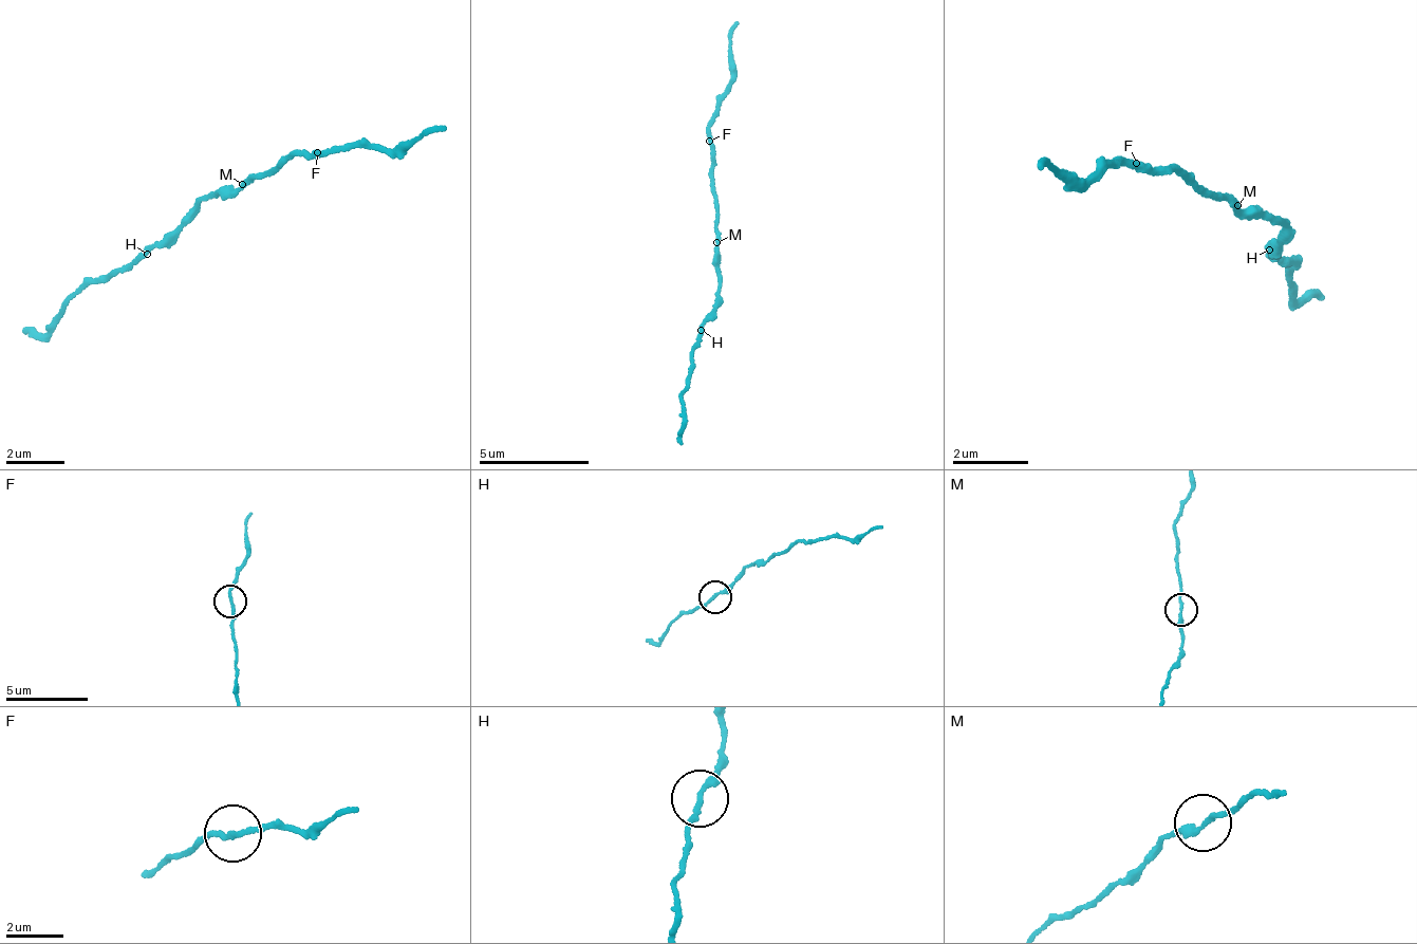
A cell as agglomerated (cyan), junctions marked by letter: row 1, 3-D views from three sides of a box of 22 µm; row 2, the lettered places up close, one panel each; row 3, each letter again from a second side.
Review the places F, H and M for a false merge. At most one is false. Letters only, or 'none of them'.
F

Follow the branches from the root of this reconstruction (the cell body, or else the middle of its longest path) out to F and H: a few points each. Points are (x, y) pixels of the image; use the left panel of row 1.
F: (231, 188), (255, 177), (258, 180), (301, 153), (308, 160), (315, 153)
H: (231, 188), (228, 185), (199, 204), (156, 248), (147, 254)

